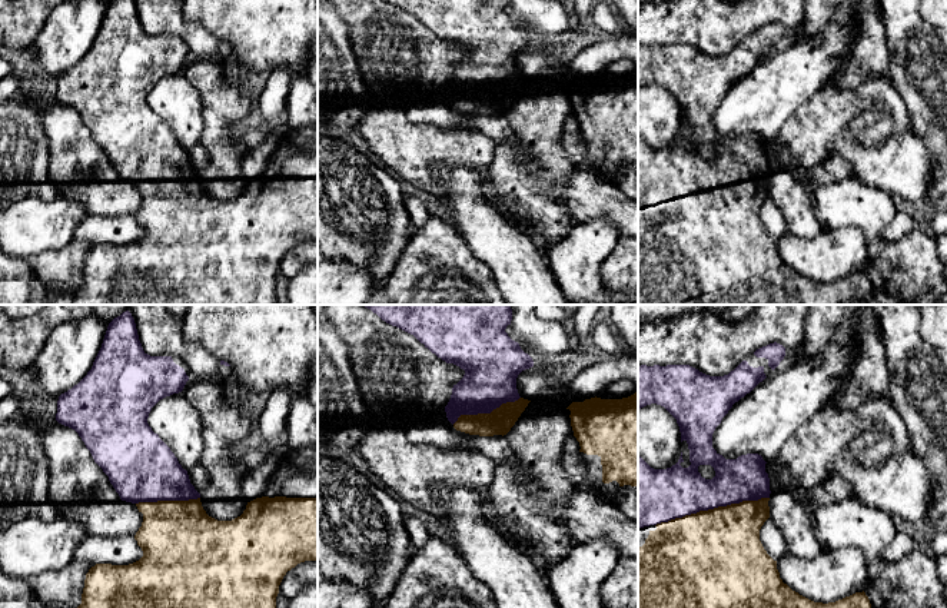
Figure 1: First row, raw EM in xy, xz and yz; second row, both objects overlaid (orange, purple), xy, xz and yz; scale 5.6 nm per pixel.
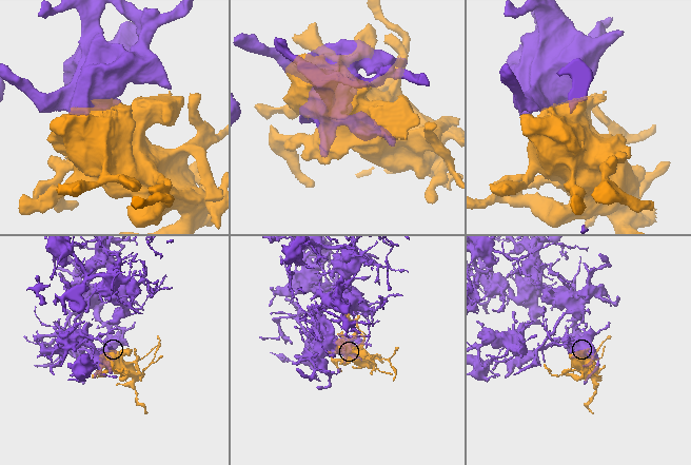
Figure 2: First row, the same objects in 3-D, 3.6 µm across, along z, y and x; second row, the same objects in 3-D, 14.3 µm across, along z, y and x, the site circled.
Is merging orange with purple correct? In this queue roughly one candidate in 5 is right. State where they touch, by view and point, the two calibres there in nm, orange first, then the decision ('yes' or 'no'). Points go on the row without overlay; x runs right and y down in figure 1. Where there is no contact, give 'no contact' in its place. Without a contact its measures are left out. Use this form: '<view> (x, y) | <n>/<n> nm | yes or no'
yz (711, 189) | 500/280 nm | yes

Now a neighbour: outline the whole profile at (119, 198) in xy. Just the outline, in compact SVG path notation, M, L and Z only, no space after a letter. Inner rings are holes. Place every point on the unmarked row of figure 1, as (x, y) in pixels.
M20 99L36 109L49 140L49 177L59 192L99 216L134 216L143 202L136 183L122 180L79 113L56 99Z

